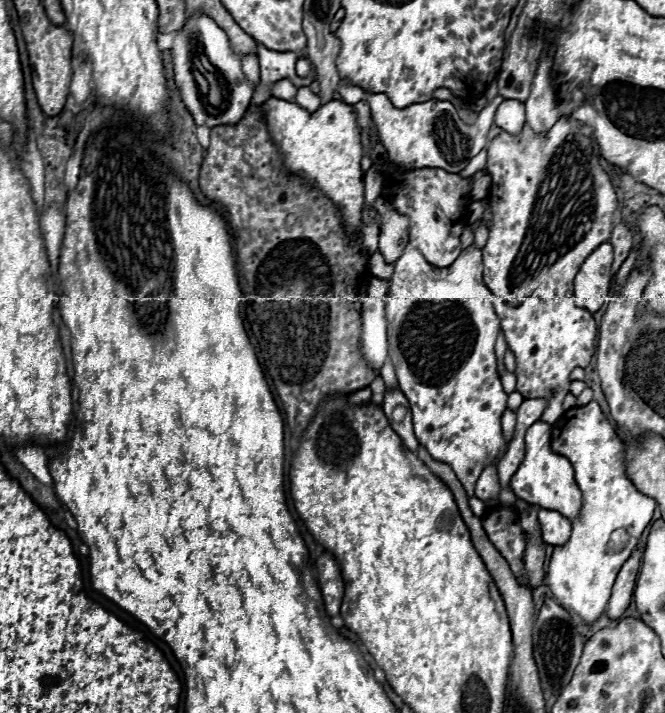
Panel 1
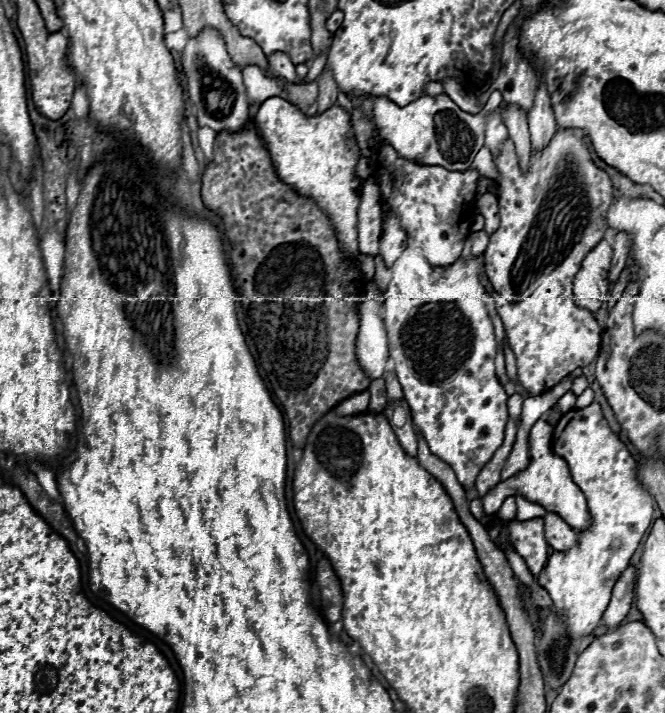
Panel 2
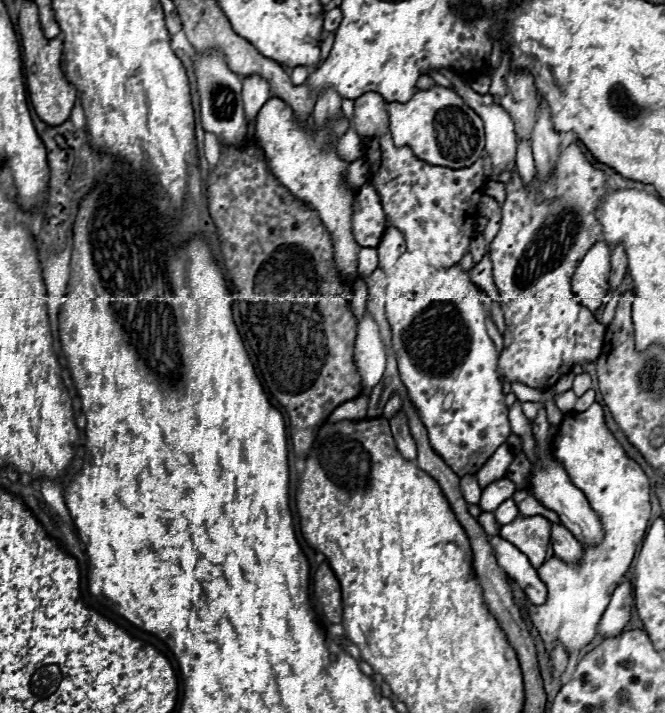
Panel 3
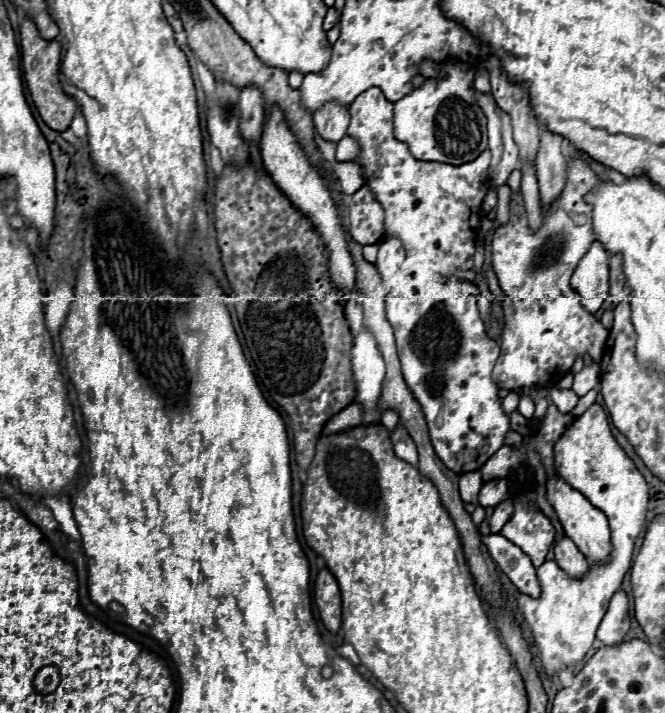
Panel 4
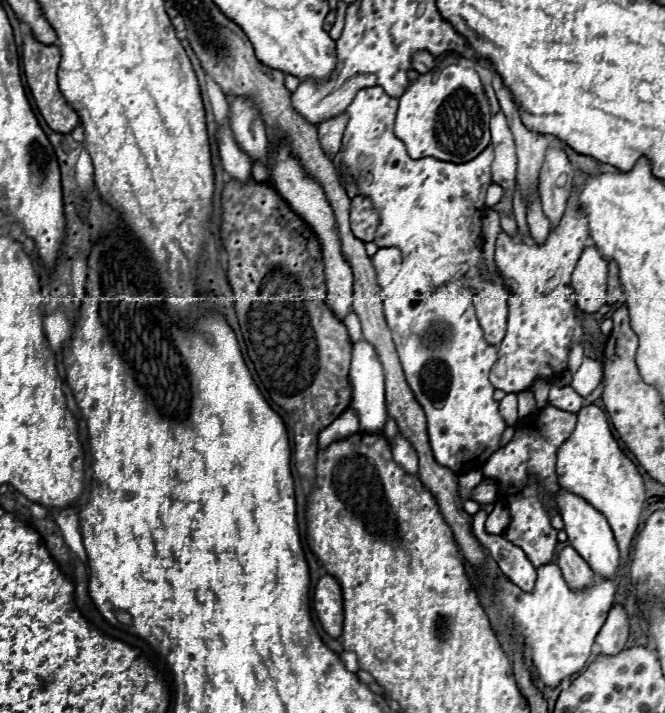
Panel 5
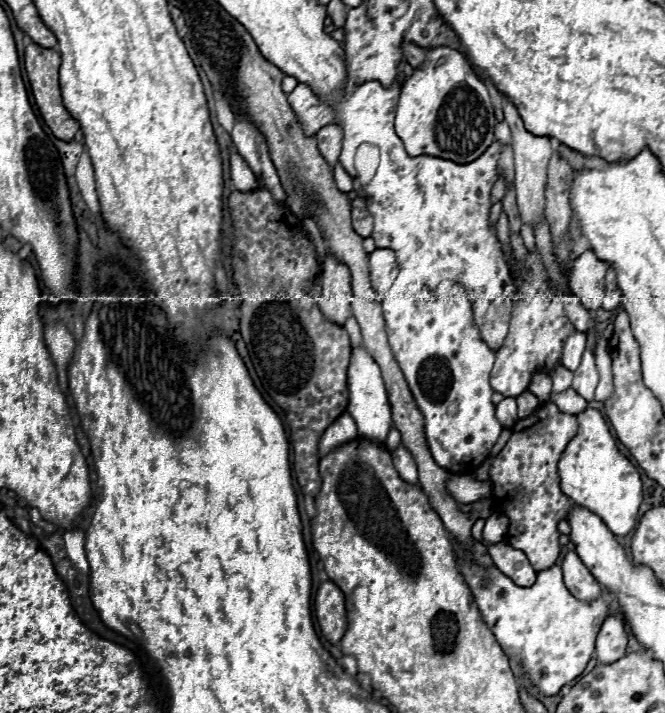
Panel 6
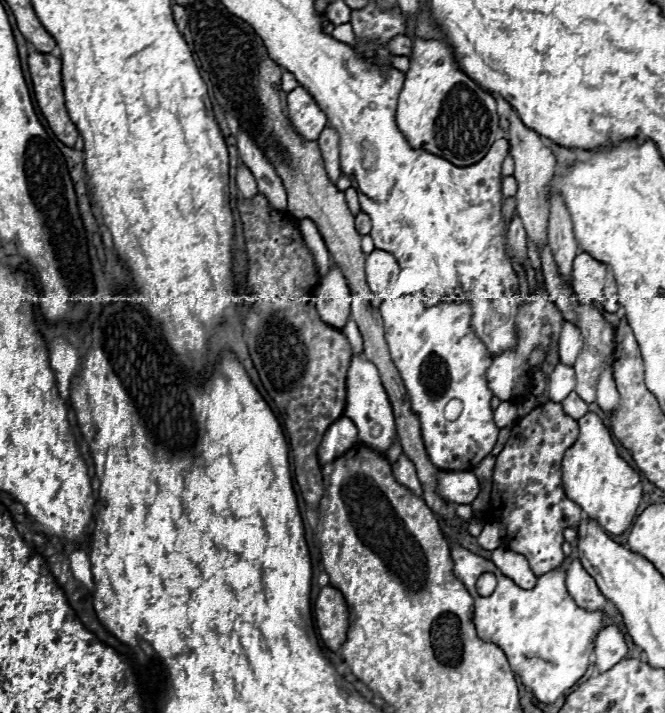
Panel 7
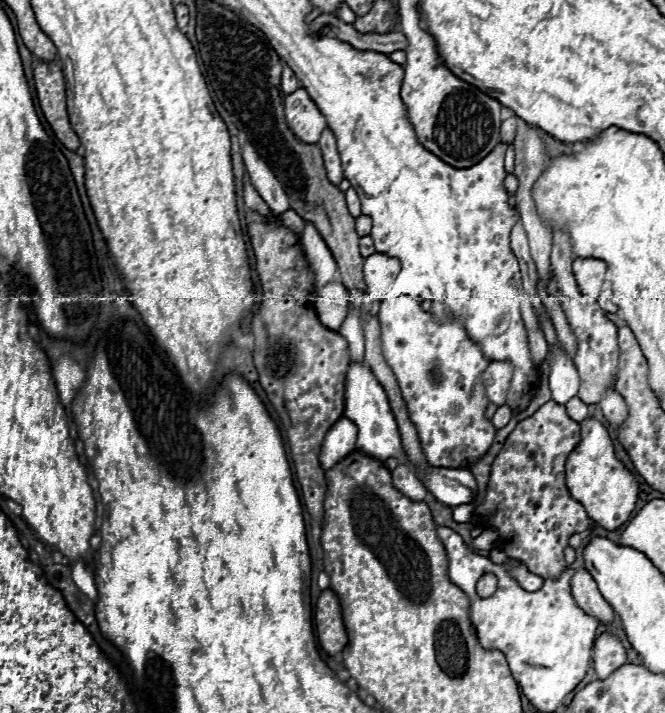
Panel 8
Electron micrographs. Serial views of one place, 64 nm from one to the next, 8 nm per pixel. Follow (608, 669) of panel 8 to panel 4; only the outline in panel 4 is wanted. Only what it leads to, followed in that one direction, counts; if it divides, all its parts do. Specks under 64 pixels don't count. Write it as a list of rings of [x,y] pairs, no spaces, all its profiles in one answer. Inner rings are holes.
[[[616,592],[606,616],[602,618],[602,622],[596,630],[596,638],[604,646],[618,646],[620,642],[624,642],[624,636],[628,630],[630,630],[628,598],[624,592]]]

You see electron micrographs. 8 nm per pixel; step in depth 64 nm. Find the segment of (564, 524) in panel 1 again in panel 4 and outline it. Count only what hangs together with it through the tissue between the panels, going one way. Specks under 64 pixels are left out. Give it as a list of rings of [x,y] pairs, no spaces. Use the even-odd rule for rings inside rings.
[[[566,536],[556,538],[554,552],[556,552],[558,566],[570,578],[582,578],[588,572],[588,560],[582,556],[582,552],[574,546],[574,542],[570,538],[566,538]]]

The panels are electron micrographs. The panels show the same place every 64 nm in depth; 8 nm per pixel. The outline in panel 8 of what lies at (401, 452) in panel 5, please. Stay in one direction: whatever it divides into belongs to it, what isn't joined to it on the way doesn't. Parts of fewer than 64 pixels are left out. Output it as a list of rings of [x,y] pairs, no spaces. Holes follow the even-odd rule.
[[[398,464],[398,468],[392,470],[392,482],[406,498],[410,498],[414,502],[422,502],[428,494],[426,488],[422,486],[422,482],[416,478],[416,474],[406,464]]]

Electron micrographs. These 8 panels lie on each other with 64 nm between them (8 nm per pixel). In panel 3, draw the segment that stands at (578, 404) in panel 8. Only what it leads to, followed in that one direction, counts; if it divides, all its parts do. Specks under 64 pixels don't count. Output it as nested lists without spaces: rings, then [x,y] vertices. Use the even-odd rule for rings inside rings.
[[[568,390],[568,392],[564,392],[564,394],[556,394],[556,398],[554,398],[554,402],[556,402],[556,406],[564,412],[564,414],[568,414],[568,412],[572,412],[574,410],[574,404],[576,404],[576,394],[572,394],[572,390]]]

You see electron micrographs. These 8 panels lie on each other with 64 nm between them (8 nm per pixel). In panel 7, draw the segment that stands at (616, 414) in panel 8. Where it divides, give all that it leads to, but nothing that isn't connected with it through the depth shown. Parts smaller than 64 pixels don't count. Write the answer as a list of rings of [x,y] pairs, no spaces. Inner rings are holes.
[[[606,368],[600,376],[600,384],[598,384],[598,398],[596,398],[598,406],[604,412],[614,412],[616,406],[620,406],[620,394],[616,390],[614,378],[612,378],[612,370]]]

